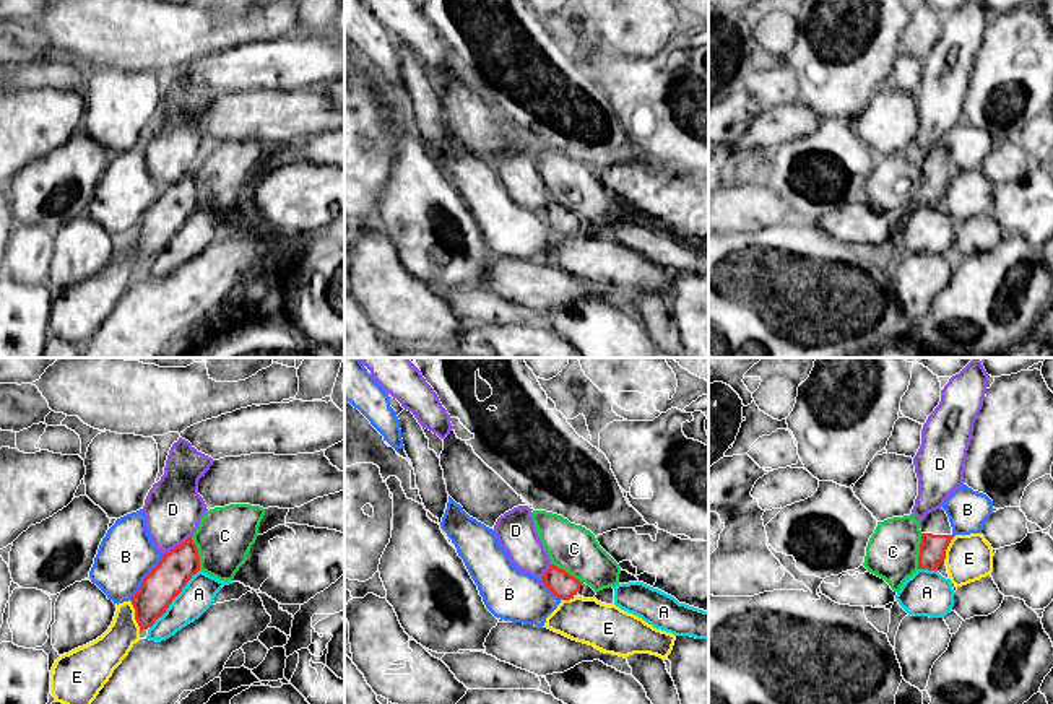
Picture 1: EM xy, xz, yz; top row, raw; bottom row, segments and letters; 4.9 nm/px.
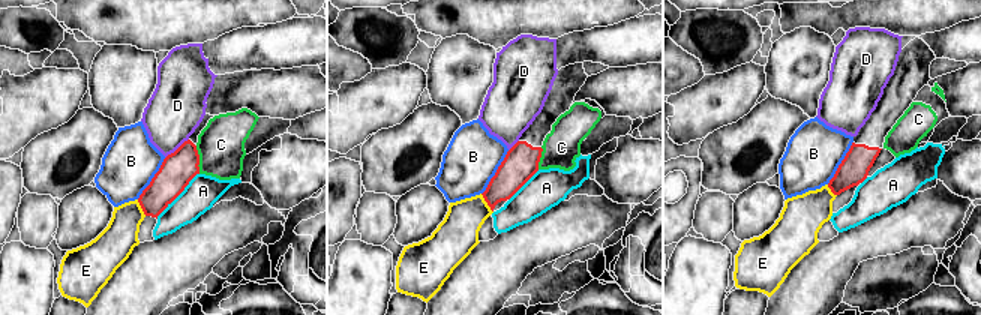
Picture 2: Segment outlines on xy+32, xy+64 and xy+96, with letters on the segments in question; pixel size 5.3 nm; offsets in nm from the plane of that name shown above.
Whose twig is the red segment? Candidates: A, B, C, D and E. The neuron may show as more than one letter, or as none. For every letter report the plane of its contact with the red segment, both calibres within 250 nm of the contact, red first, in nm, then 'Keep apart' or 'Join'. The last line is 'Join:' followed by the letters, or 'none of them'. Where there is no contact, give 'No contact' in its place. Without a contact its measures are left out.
A: Touches red in xy. Thickness 180 nm (red) against 160 nm. Keep apart
B: Touches red in xy. Thickness 180 nm (red) against 280 nm. Keep apart
C: Touches red in xy. Thickness 180 nm (red) against 280 nm. Keep apart
D: Touches red in xy. Thickness 180 nm (red) against 280 nm. Keep apart
E: Touches red in xy. Thickness 180 nm (red) against 170 nm. Keep apart
Join: none of them

